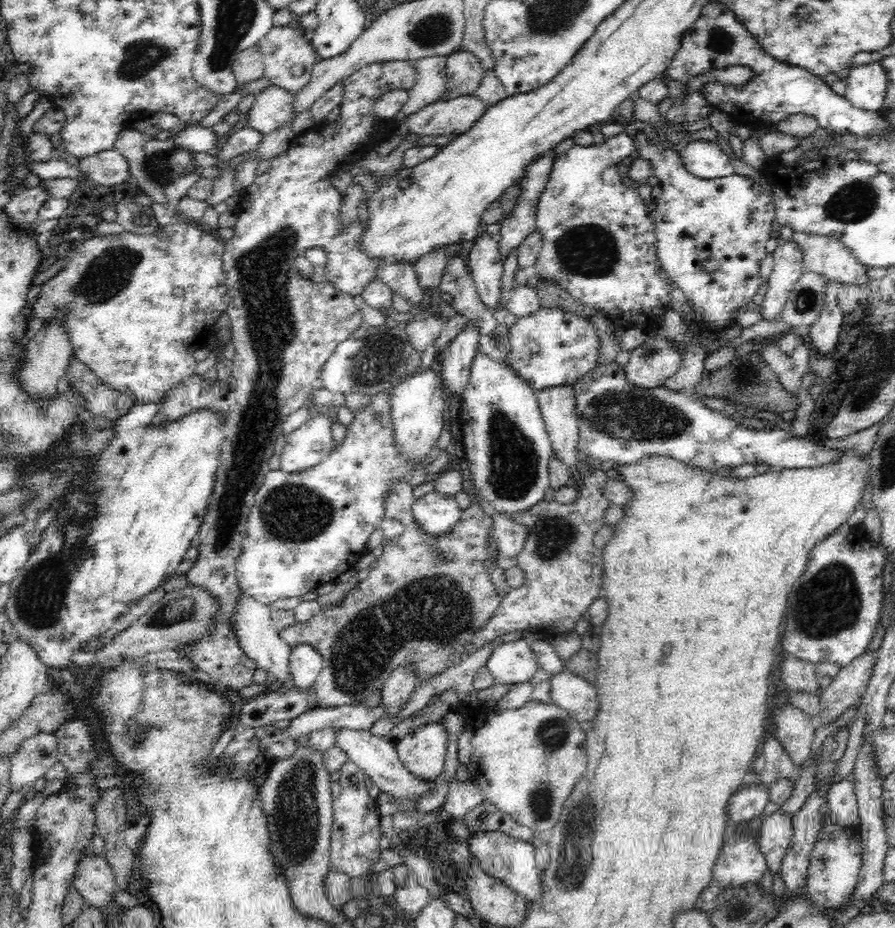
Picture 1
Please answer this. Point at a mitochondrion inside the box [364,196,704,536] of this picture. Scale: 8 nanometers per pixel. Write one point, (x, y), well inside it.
(639, 418)

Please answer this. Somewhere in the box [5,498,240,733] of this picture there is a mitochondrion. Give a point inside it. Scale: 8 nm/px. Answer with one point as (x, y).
(38, 601)

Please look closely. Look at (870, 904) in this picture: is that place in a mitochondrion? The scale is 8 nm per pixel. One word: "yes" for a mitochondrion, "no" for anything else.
no

